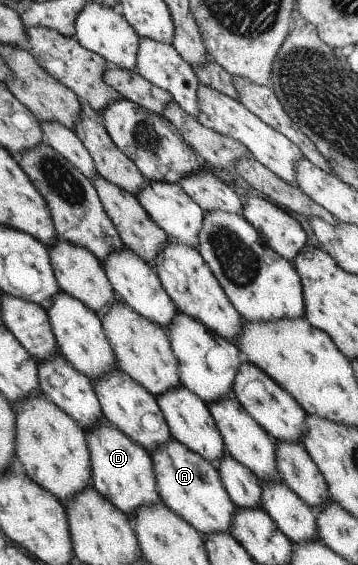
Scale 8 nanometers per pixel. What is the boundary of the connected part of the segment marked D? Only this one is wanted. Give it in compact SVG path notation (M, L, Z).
M104 418L99 419L99 421L101 423L97 423L95 427L91 427L89 431L85 432L93 489L129 518L135 517L135 511L139 511L139 507L151 507L153 503L159 505L161 499L156 491L155 473L153 473L154 463L151 462L150 455L139 445L133 443L129 437L125 437L121 431L114 429Z

